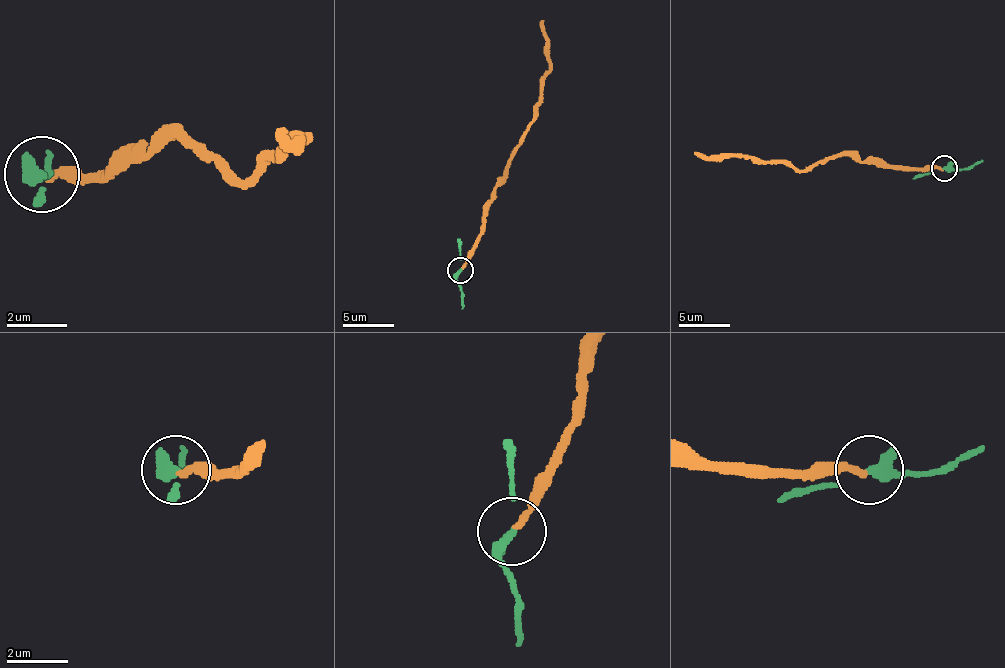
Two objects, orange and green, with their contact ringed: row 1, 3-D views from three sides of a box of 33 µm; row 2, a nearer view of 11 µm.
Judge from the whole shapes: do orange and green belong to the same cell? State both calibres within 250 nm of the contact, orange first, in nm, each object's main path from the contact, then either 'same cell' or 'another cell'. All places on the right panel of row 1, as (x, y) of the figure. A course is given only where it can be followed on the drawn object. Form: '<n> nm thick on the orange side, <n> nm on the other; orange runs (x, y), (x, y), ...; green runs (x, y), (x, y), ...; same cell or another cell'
240 nm thick on the orange side, 300 nm on the other; orange runs (942, 170), (877, 167), (844, 154), (802, 170), (789, 165), (753, 162), (743, 157), (712, 157), (694, 152); green runs (944, 167), (965, 170), (983, 159); another cell

